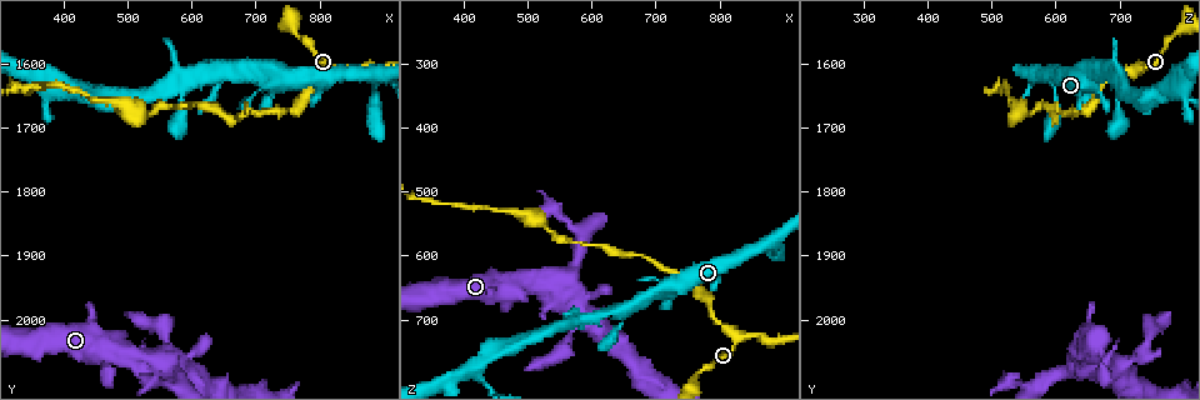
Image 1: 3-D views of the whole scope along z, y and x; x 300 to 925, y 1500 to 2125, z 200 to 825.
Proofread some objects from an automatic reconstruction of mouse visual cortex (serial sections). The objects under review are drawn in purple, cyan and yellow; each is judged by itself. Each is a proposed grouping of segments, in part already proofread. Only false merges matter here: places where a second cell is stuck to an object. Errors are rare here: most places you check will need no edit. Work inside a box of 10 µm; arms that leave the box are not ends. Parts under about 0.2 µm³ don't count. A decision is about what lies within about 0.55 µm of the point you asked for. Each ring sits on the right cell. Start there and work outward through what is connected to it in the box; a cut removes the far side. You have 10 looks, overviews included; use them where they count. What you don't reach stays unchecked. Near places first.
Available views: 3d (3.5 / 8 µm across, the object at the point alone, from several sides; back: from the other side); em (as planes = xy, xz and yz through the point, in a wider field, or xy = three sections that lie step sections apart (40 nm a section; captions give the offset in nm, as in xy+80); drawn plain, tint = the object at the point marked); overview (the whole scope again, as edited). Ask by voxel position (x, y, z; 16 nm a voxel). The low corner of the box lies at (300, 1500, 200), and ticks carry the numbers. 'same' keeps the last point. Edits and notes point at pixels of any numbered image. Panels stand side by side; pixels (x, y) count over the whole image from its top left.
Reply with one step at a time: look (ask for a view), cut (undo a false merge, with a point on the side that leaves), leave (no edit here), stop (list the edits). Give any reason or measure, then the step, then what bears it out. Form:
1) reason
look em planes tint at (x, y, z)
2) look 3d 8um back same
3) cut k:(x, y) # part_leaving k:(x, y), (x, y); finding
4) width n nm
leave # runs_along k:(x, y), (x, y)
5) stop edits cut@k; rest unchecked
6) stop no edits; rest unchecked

look 3d 3.5um at (560, 2075, 635)

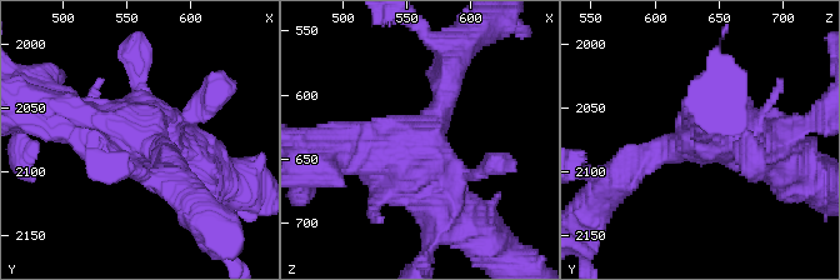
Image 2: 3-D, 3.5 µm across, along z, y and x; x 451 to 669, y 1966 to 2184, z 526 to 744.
shape alone is not enough
look em xy step 1 tint at (562, 2072, 632)

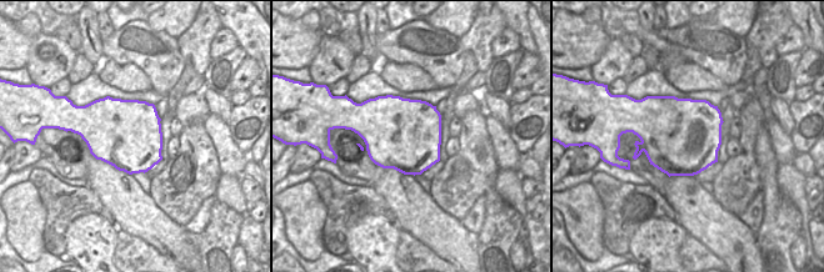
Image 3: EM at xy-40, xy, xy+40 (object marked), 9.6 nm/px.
leave # runs_along 2:(323, 150), (396, 158), (458, 218); all the same cell

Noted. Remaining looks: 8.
look em xy step 3 tint at (870, 1615, 585)

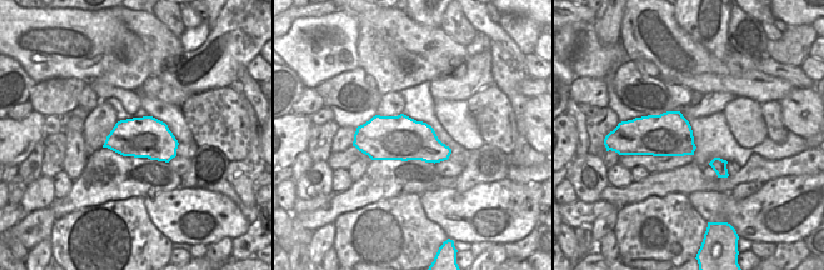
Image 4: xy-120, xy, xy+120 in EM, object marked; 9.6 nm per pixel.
wider look
look 3d 3.5um same

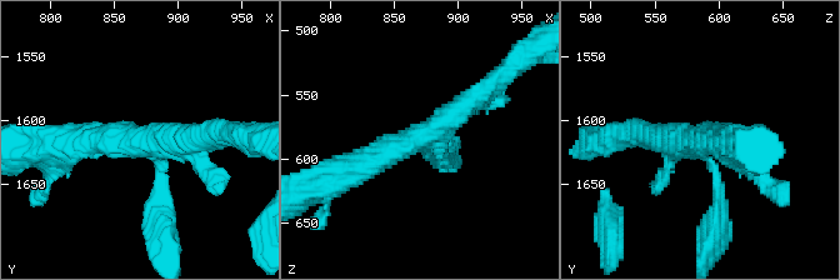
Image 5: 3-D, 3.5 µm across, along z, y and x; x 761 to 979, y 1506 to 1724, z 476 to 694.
leave # continuous, no second cell

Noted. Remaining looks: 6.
abrupt turn
look 3d 3.5um at (760, 1555, 790)

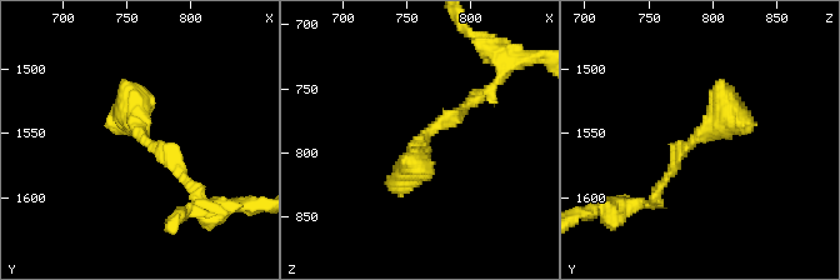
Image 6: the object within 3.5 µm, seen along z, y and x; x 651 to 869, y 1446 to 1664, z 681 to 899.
shape alone is not enough
look em xy step 3 plain at (764, 1556, 788)

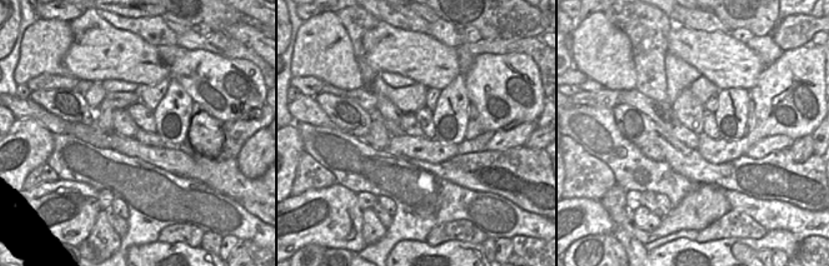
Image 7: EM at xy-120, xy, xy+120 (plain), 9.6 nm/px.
look em xy step 3 tint same

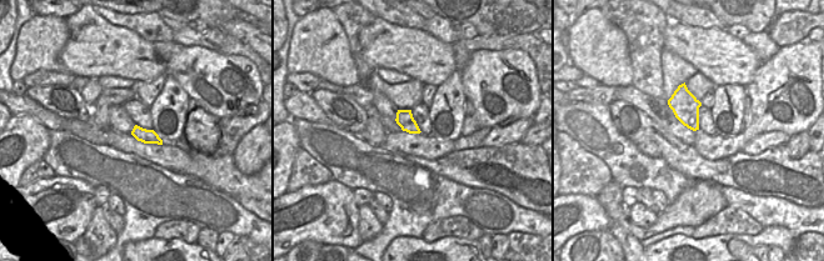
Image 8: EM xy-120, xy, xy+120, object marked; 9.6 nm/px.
arm_widths 150, 350 nm
leave # runs_along 6:(478, 96), (385, 183); one cell here

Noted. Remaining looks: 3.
thick turns thin
look 3d 8um at (535, 1675, 565)

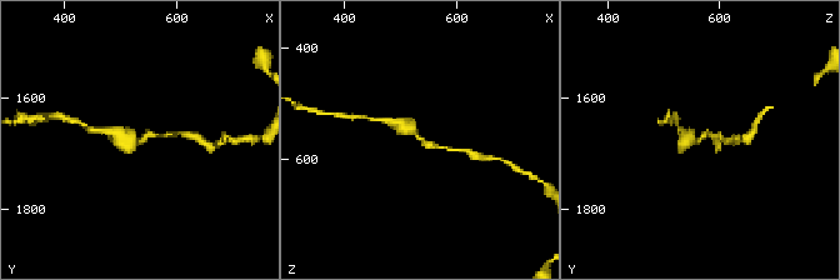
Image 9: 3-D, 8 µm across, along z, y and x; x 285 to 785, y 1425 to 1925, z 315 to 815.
arm_widths 100, 450 nm; shape alone is not enough
look em xy step 2 tint same

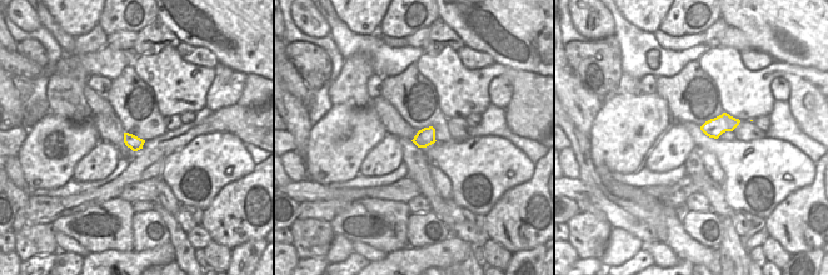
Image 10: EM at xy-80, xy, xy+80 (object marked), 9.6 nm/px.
leave # runs_along 9:(455, 150), (431, 146), (391, 123); all the same cell

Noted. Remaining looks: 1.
stop no edits; rest unchecked

